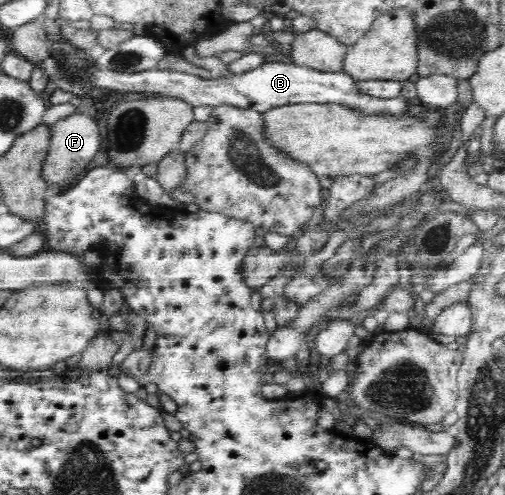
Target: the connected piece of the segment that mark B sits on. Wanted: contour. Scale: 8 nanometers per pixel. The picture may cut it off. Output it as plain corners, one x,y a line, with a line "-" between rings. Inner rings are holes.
264,62
259,67
230,77
220,76
217,79
204,79
198,75
188,75
176,71
160,71
152,69
137,73
115,73
114,71
98,71
89,82
93,88
107,88
109,90
125,92
141,92
144,95
176,96
188,100
194,107
203,106
232,106
242,109
253,109
265,112
273,107
292,105
298,103
345,103
352,107
361,107
368,113
387,111
396,113
406,108
404,98
372,98
360,94
355,89
355,80
345,72
324,73
305,65
290,63

